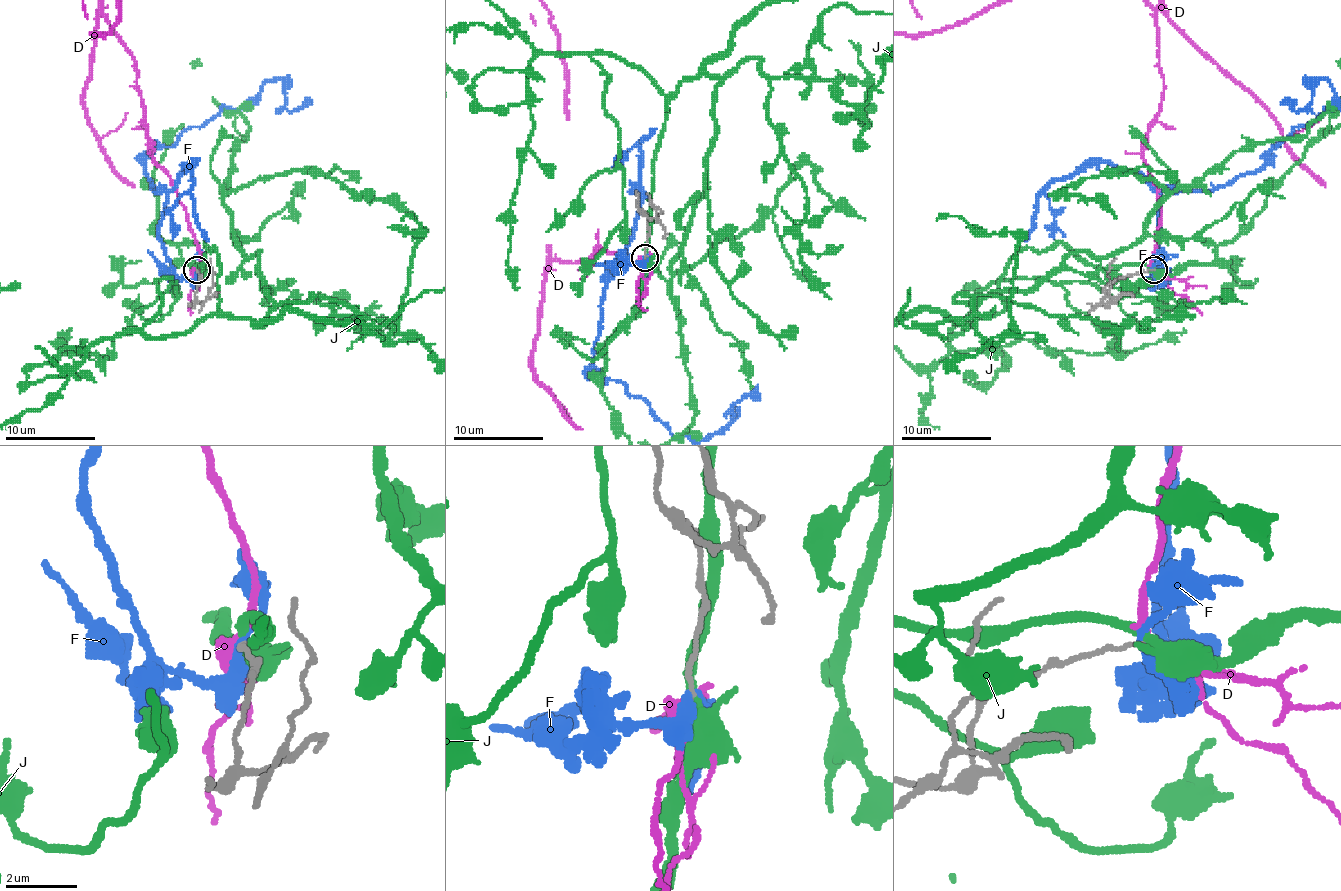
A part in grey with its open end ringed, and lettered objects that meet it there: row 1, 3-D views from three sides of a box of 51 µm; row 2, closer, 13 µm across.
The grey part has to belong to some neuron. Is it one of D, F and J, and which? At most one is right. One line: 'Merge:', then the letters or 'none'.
Merge: none

